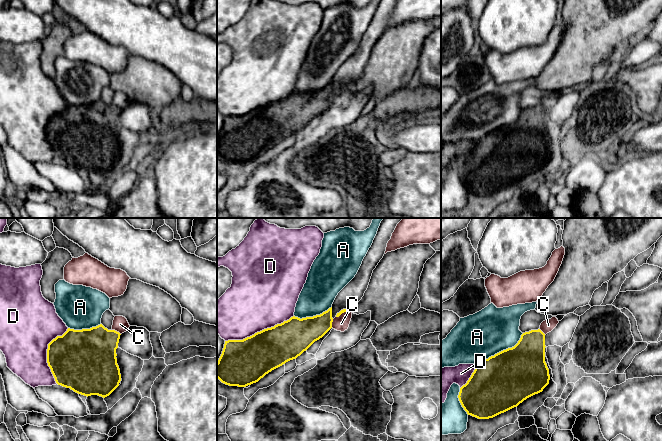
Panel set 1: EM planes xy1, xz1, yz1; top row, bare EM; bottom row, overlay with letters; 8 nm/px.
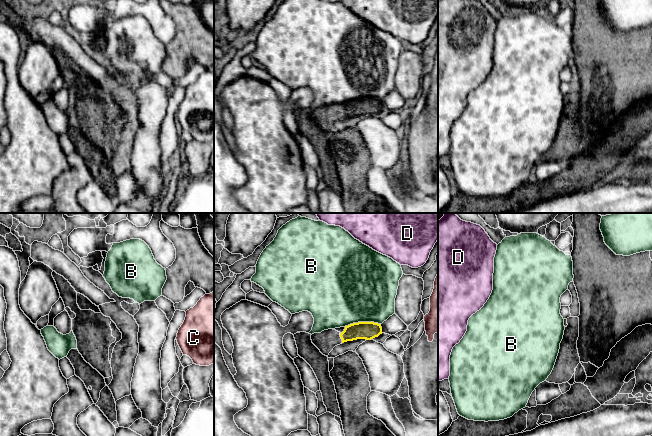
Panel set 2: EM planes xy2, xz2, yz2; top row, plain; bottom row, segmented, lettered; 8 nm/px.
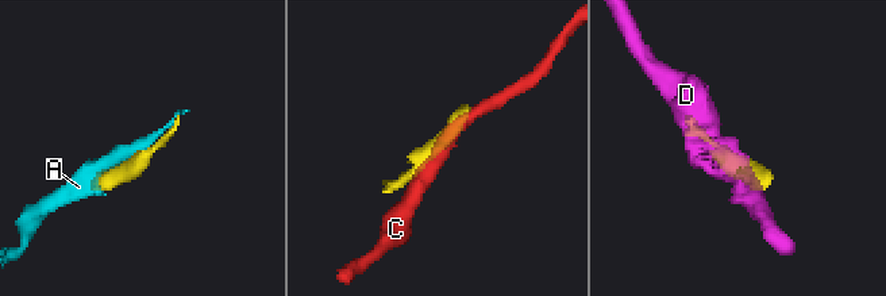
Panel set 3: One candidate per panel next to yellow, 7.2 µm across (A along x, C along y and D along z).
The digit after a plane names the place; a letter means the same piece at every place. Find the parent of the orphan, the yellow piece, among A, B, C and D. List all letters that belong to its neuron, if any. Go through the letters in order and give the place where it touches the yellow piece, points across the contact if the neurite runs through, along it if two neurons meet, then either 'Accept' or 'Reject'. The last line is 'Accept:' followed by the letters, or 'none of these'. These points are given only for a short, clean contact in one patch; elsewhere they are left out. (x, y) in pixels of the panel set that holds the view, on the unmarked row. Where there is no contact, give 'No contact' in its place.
A: Touches yellow at yz1 (501, 127). Reject
B: Touches yellow at xz2 (362, 98). Reject
C: Touches yellow at xy1 (116, 107). Boundary: xy1 (111, 105), (120, 110). Reject
D: Touches yellow at xz1 (260, 107). Reject
Accept: none of these

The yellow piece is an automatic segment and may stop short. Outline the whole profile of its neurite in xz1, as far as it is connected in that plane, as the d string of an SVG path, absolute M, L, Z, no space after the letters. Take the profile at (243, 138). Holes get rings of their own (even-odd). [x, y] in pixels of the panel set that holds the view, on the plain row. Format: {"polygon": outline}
{"polygon": "M331 83L313 93L300 95L293 92L281 100L264 105L243 116L225 117L217 138L217 154L229 162L246 163L256 159L272 146L300 132L332 104L332 98Z"}

